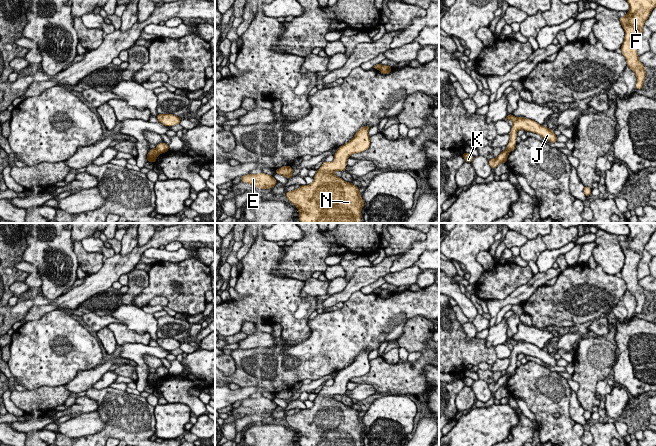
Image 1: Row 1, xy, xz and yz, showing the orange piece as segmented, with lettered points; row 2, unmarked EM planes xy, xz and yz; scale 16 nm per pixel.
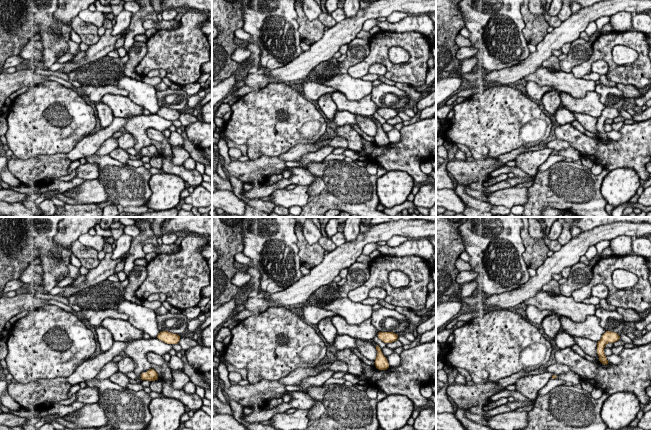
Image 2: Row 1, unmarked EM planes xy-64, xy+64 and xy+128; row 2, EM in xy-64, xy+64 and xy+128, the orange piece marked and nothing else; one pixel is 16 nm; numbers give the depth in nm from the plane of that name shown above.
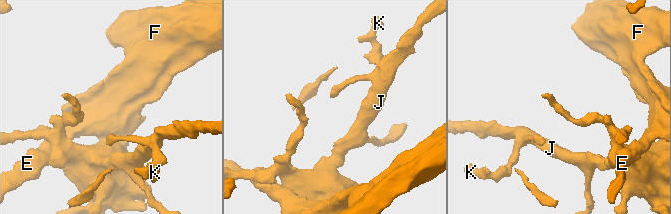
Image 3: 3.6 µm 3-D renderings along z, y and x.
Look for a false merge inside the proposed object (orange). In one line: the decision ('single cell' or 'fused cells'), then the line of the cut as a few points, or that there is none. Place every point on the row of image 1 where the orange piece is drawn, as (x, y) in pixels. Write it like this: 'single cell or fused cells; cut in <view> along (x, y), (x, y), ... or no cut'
fused cells; cut in xy along (155, 149), (159, 153)

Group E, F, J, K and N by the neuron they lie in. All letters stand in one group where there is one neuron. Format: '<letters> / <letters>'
E F J N / K

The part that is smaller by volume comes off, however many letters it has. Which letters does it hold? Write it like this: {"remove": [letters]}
{"remove": ["K"]}

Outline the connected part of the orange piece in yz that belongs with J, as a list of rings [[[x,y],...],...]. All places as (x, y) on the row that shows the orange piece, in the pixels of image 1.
[[[512,114],[506,116],[505,120],[510,119],[513,122],[510,132],[510,141],[506,146],[506,150],[510,153],[515,149],[517,131],[523,129],[524,131],[530,131],[539,134],[542,138],[550,141],[551,143],[557,142],[557,137],[550,128],[546,128],[543,125],[538,124],[536,121],[523,118],[514,117]]]

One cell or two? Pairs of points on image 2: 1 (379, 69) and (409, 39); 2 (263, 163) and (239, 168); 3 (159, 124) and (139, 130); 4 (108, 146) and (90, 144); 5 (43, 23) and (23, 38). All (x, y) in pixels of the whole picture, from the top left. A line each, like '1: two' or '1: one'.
1: two
2: one
3: one
4: two
5: two

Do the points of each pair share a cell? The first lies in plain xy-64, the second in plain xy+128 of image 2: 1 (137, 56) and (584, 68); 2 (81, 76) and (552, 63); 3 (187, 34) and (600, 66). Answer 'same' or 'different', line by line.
1: different
2: same
3: different

